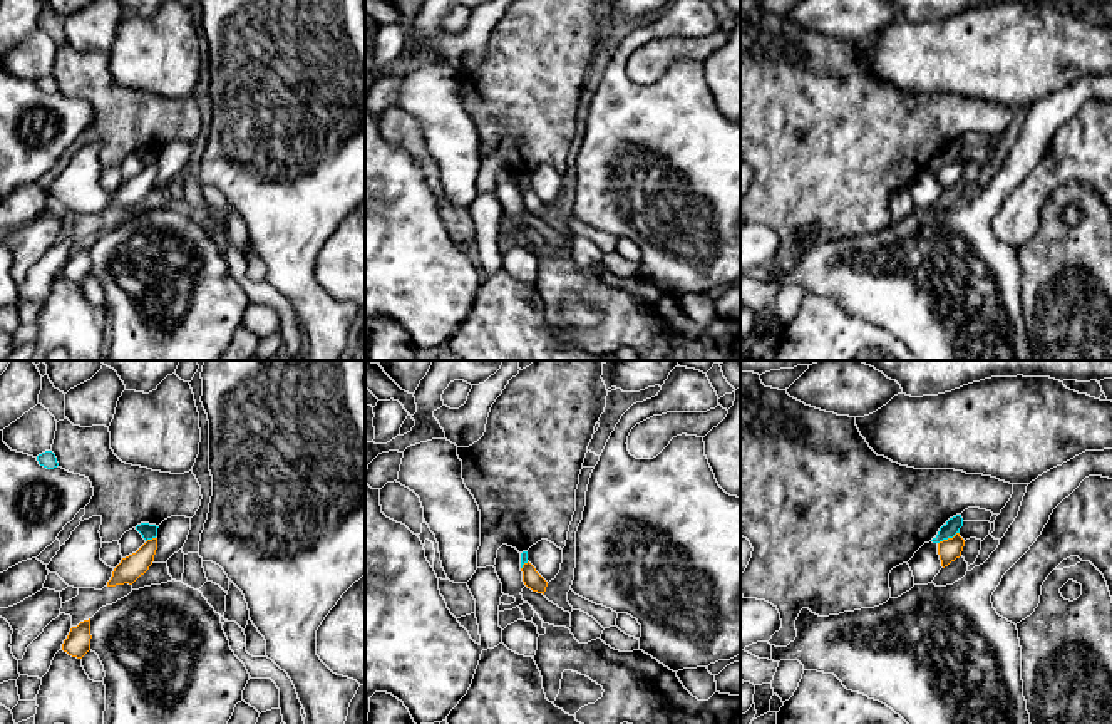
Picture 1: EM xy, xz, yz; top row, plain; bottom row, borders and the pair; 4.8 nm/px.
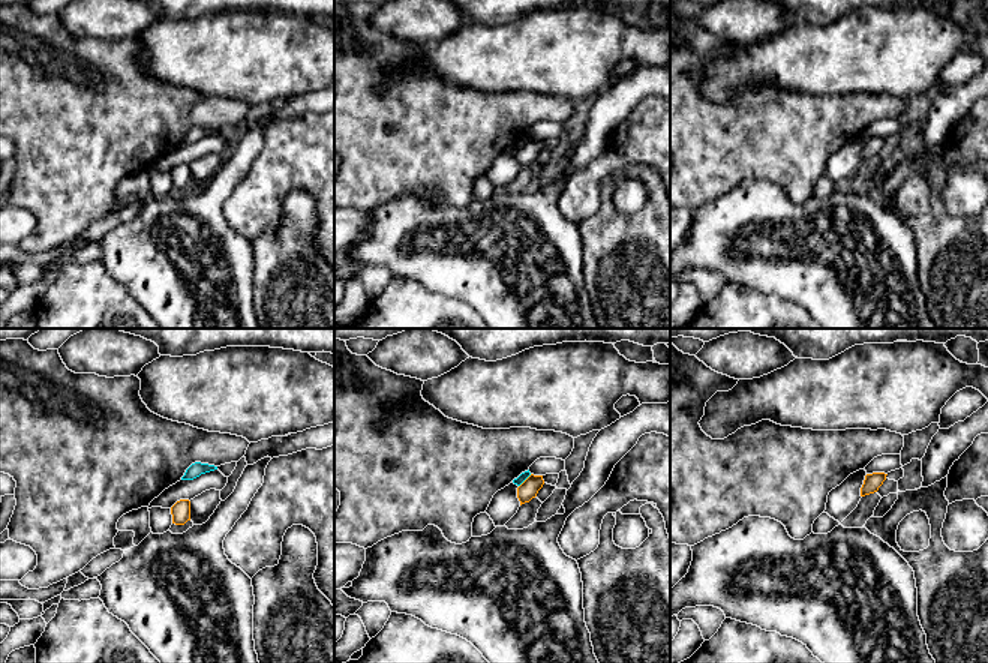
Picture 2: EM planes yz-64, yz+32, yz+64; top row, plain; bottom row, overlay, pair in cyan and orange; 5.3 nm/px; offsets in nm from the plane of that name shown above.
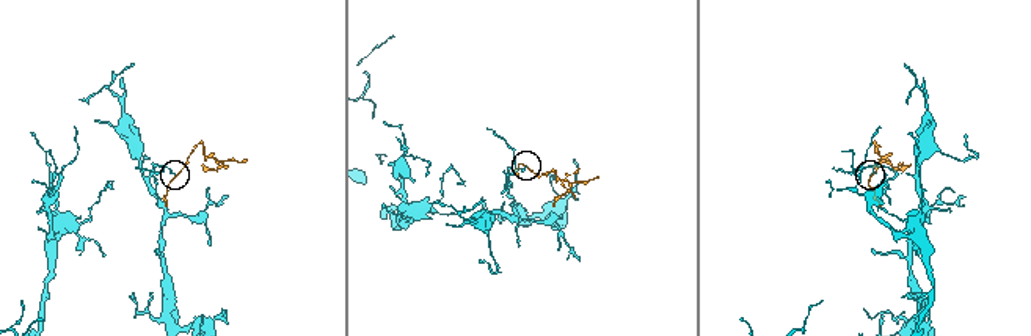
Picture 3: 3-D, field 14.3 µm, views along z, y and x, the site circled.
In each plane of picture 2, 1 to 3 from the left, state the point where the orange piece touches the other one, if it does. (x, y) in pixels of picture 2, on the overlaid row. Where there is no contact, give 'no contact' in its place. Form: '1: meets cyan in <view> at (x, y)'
1: no contact
2: meets cyan in yz+32 at (525, 479)
3: no contact

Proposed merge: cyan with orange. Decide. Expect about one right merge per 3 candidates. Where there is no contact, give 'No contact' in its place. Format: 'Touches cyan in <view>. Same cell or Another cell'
Touches cyan in yz. Another cell

